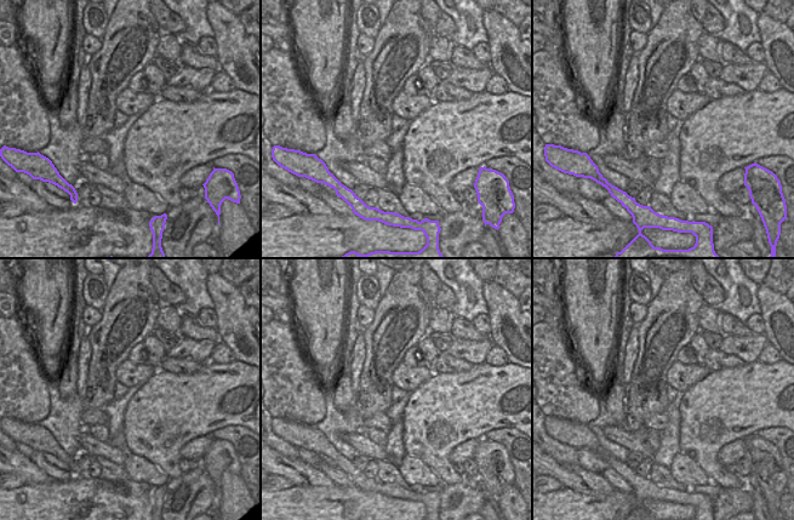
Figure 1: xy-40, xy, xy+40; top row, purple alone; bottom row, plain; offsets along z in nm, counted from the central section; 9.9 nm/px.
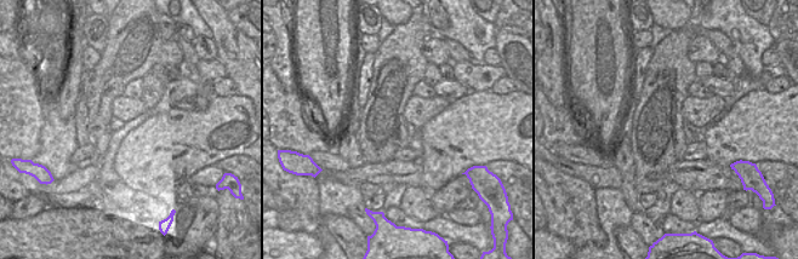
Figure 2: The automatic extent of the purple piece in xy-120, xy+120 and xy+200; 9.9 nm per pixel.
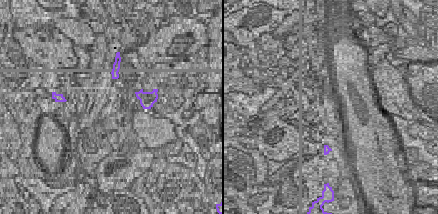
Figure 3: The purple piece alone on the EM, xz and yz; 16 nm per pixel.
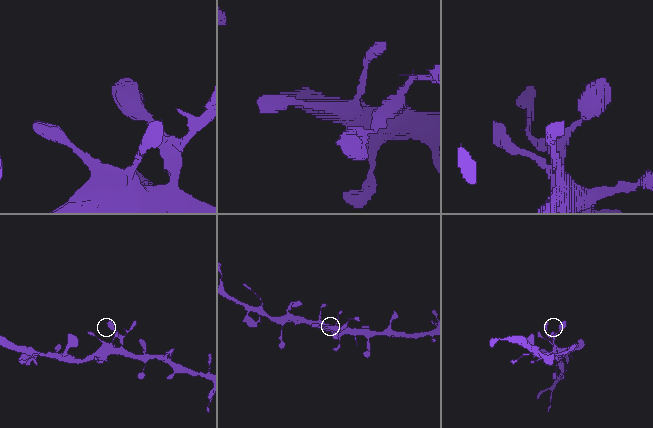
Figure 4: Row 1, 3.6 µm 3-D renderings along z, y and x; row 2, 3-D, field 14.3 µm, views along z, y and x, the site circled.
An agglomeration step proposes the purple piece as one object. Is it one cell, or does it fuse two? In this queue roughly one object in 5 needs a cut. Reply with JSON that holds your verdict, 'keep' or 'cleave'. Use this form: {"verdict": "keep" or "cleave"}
{"verdict": "keep"}

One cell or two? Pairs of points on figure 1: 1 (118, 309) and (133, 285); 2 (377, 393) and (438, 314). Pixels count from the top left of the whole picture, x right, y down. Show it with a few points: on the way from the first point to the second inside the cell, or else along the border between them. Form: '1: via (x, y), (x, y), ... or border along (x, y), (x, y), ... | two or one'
1: via (124, 303), (131, 296), (131, 291) | one
2: border along (434, 306), (427, 329) | two

